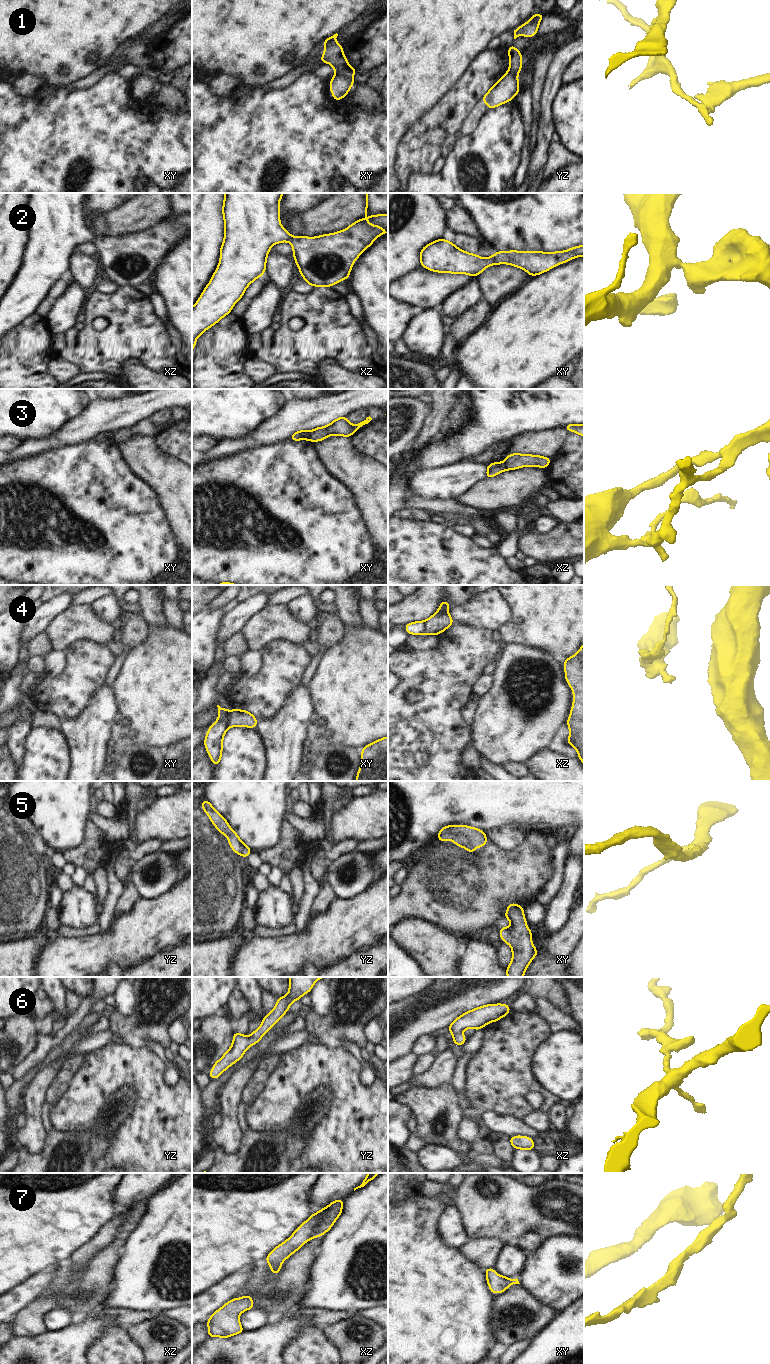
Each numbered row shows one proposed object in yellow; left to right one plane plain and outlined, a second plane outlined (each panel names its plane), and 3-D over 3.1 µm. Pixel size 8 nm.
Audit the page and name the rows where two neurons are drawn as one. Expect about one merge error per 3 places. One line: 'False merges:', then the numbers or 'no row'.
False merges: 1, 3, 4

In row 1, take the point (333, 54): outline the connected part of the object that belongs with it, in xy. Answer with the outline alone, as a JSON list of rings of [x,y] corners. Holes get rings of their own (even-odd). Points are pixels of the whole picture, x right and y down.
[[[336,33],[322,41],[326,48],[321,56],[320,63],[329,63],[336,73],[344,75],[353,82],[353,76],[357,70],[348,64],[348,59],[343,54],[342,45],[335,41],[337,36]]]

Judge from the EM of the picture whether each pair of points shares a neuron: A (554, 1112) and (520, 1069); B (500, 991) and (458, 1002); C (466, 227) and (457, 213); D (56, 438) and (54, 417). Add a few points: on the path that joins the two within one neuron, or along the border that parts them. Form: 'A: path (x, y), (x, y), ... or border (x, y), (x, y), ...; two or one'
A: border (560, 1101), (555, 1103), (547, 1113); two
B: path (490, 991), (470, 991), (468, 993); one
C: path (463, 224), (457, 216); one
D: border (74, 417), (47, 436), (33, 437); two

